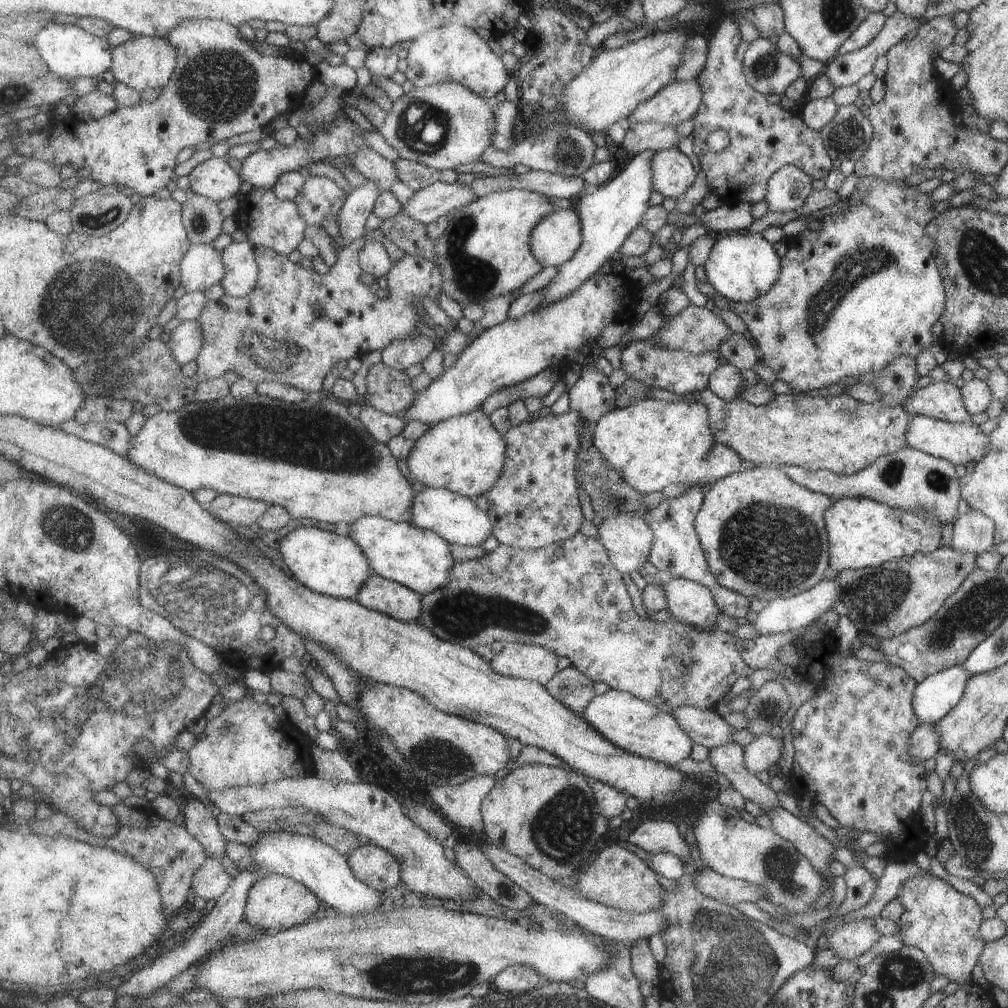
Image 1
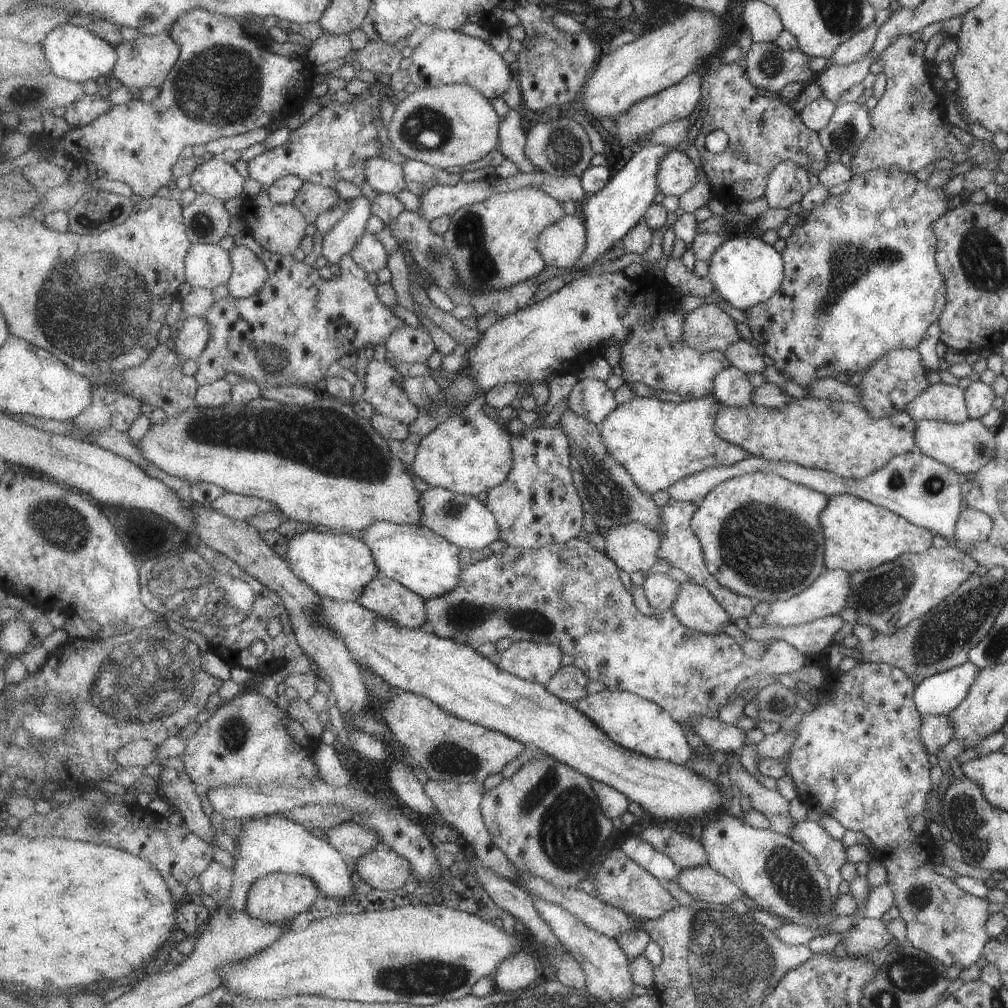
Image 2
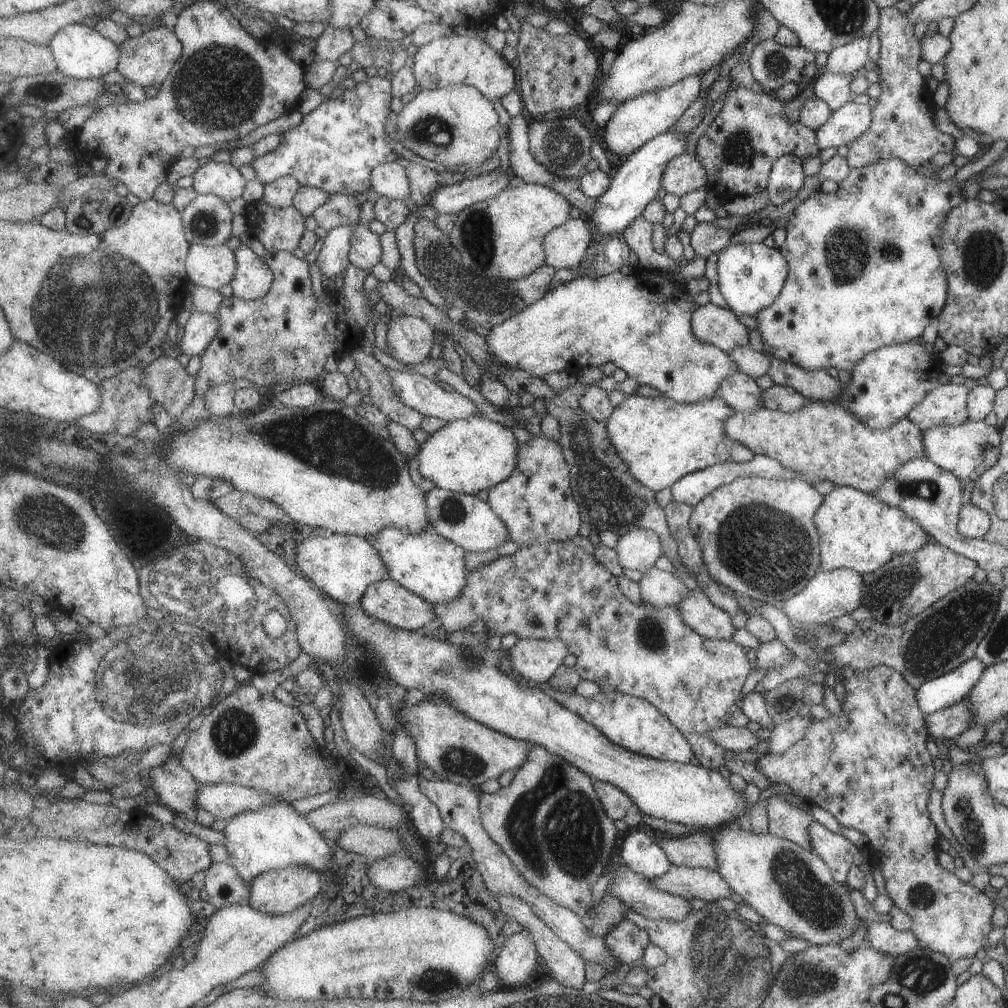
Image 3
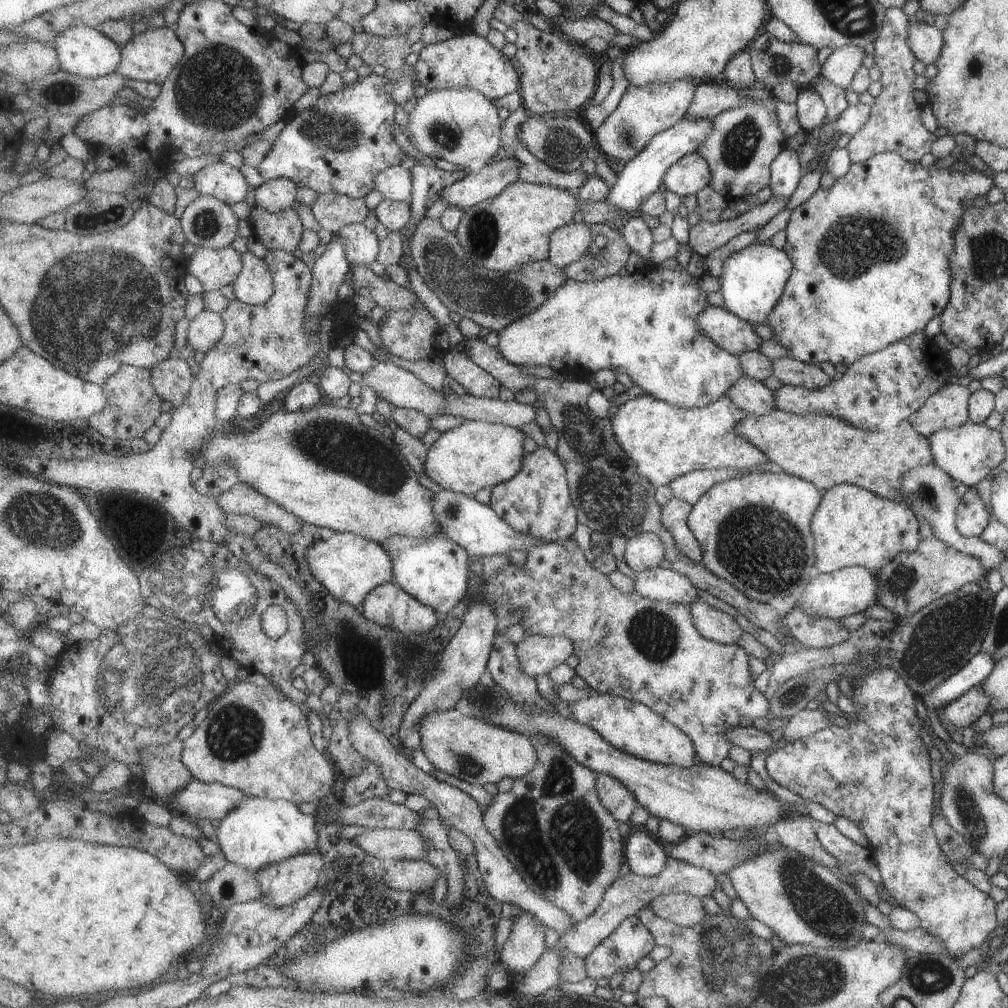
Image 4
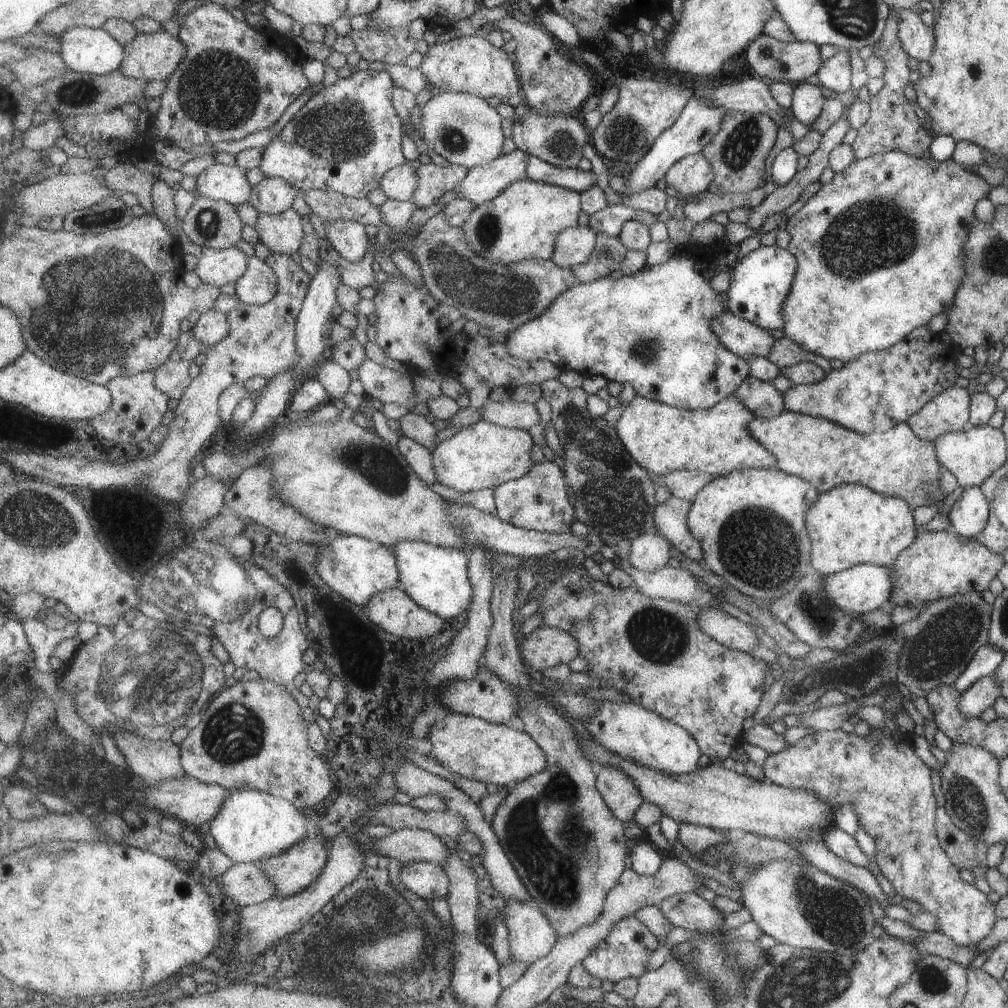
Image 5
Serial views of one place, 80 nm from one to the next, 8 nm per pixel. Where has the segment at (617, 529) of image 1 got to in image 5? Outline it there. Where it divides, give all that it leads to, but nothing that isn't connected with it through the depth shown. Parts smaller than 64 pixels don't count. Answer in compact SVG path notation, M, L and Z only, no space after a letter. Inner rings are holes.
M658 532L641 534L631 543L629 562L642 572L656 572L666 568L671 560L671 543Z

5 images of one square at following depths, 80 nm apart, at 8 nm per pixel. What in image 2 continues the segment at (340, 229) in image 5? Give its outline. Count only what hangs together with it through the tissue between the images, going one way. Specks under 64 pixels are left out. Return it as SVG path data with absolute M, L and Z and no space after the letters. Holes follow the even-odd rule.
M366 233L356 242L352 250L355 262L366 272L377 272L388 266L388 252L385 245L374 234Z

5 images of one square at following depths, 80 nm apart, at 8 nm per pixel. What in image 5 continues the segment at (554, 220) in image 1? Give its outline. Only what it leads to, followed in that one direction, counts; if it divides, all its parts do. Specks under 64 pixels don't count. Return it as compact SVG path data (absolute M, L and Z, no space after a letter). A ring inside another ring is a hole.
M590 226L567 228L558 237L552 261L562 268L571 269L591 259L598 244L597 232Z

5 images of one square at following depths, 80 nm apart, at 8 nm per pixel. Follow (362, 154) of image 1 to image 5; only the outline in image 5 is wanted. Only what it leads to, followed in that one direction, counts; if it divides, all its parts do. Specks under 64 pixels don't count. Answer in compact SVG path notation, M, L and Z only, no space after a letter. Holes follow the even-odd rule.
M408 163L392 168L382 178L380 188L386 196L400 201L411 201L419 186L417 170L411 168Z

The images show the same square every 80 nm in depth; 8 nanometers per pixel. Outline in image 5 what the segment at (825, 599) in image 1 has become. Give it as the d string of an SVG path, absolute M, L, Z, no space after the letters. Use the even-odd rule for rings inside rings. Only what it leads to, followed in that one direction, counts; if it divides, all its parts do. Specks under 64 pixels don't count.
M859 564L841 572L823 575L823 596L834 608L847 614L864 614L875 611L889 600L894 589L893 578L889 575L889 568L873 564Z

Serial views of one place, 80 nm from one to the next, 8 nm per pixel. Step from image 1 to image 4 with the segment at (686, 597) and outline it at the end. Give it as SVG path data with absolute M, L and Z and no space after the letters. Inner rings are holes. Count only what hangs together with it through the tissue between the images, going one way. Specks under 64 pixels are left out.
M700 598L689 606L699 632L711 641L735 645L743 636L741 624L731 614L721 612Z

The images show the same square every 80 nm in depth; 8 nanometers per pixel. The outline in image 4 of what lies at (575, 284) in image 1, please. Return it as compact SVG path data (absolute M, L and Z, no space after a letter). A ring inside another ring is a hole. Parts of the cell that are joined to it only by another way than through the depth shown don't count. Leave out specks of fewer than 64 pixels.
M685 115L677 124L654 136L634 159L624 165L606 200L622 213L638 211L648 196L659 189L664 189L664 178L667 171L685 155L698 151L699 147L706 142L707 137L714 131L714 120Z

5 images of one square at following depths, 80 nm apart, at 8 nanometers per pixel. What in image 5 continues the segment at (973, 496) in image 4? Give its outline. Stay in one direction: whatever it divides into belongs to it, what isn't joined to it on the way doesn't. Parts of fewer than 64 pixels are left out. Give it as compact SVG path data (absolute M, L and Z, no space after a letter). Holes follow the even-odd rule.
M978 486L963 490L949 510L949 532L964 539L974 538L987 525L991 504Z

